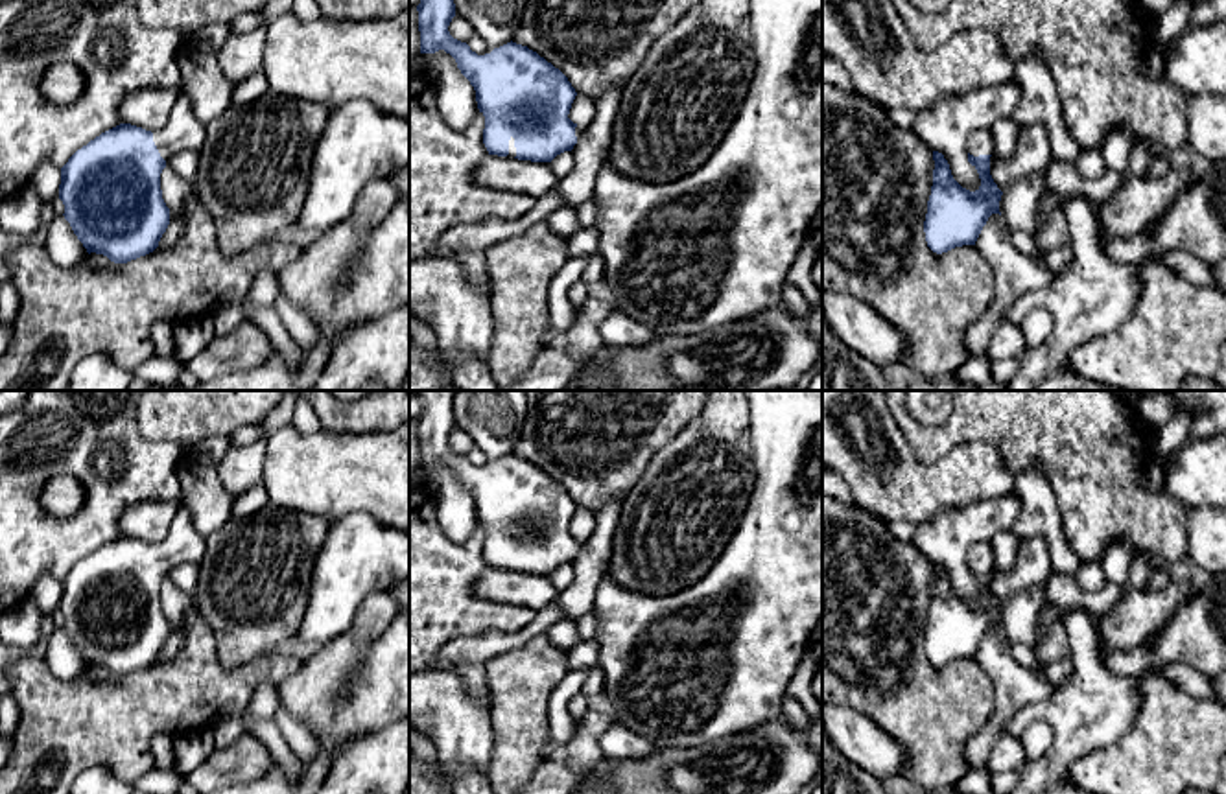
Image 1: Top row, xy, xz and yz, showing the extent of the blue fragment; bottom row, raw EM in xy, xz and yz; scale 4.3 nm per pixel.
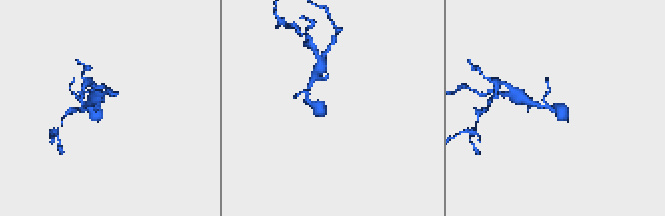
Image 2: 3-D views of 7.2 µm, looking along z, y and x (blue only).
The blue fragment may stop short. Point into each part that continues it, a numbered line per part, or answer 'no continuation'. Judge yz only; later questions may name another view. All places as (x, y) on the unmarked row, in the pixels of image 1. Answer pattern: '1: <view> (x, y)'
1: yz (981, 553)

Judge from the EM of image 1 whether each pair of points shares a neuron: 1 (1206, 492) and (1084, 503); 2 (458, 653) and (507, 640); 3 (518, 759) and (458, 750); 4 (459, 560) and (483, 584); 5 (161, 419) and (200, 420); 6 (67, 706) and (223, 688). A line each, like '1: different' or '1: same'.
1: different
2: same
3: different
4: different
5: same
6: same

